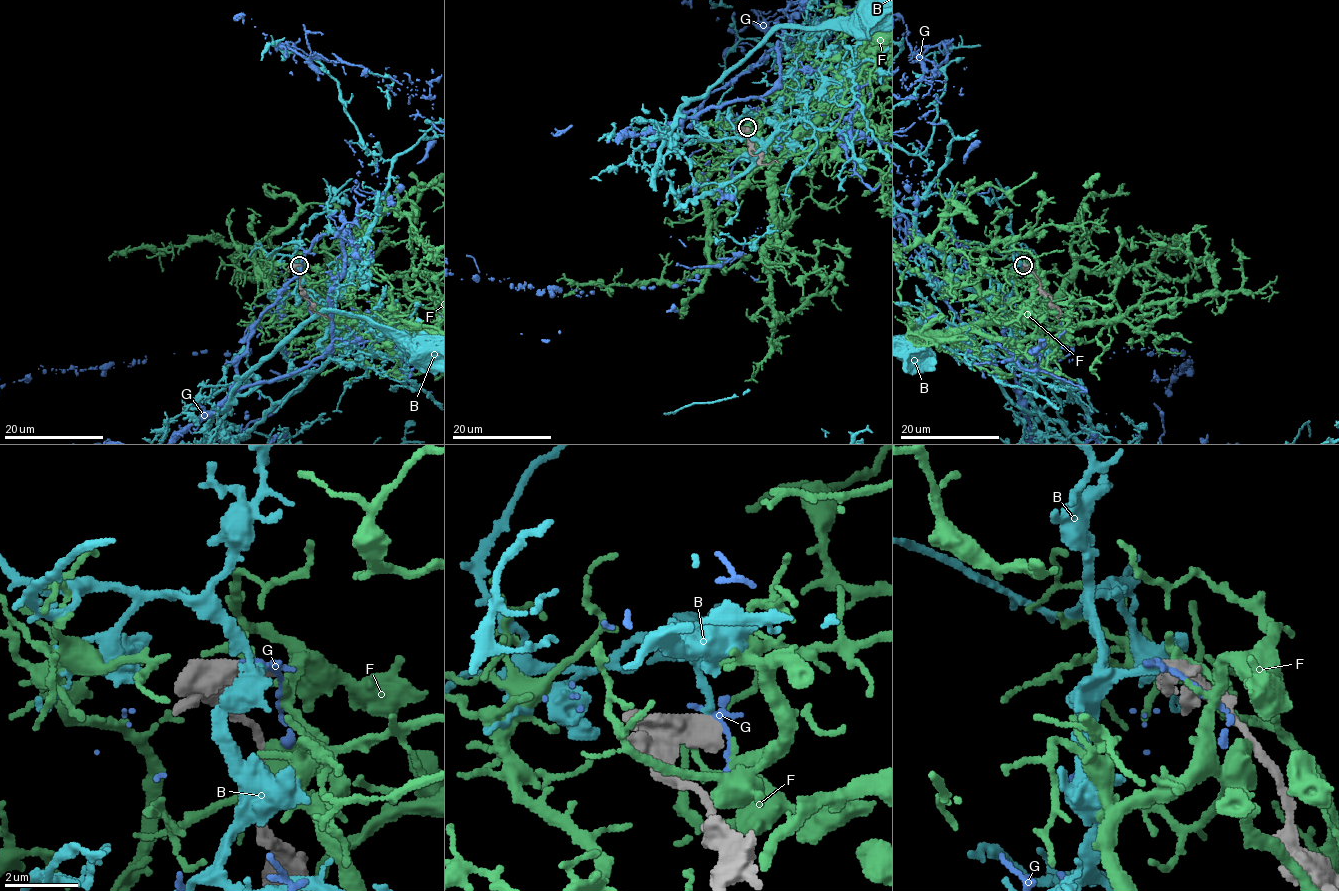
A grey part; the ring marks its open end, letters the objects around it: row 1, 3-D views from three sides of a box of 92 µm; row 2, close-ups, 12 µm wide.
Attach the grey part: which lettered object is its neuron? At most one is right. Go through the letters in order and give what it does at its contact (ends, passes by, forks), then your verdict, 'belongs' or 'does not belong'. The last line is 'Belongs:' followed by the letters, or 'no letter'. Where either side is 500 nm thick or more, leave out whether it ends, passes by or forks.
B: belongs
F: does not belong
G: does not belong
Belongs: B

